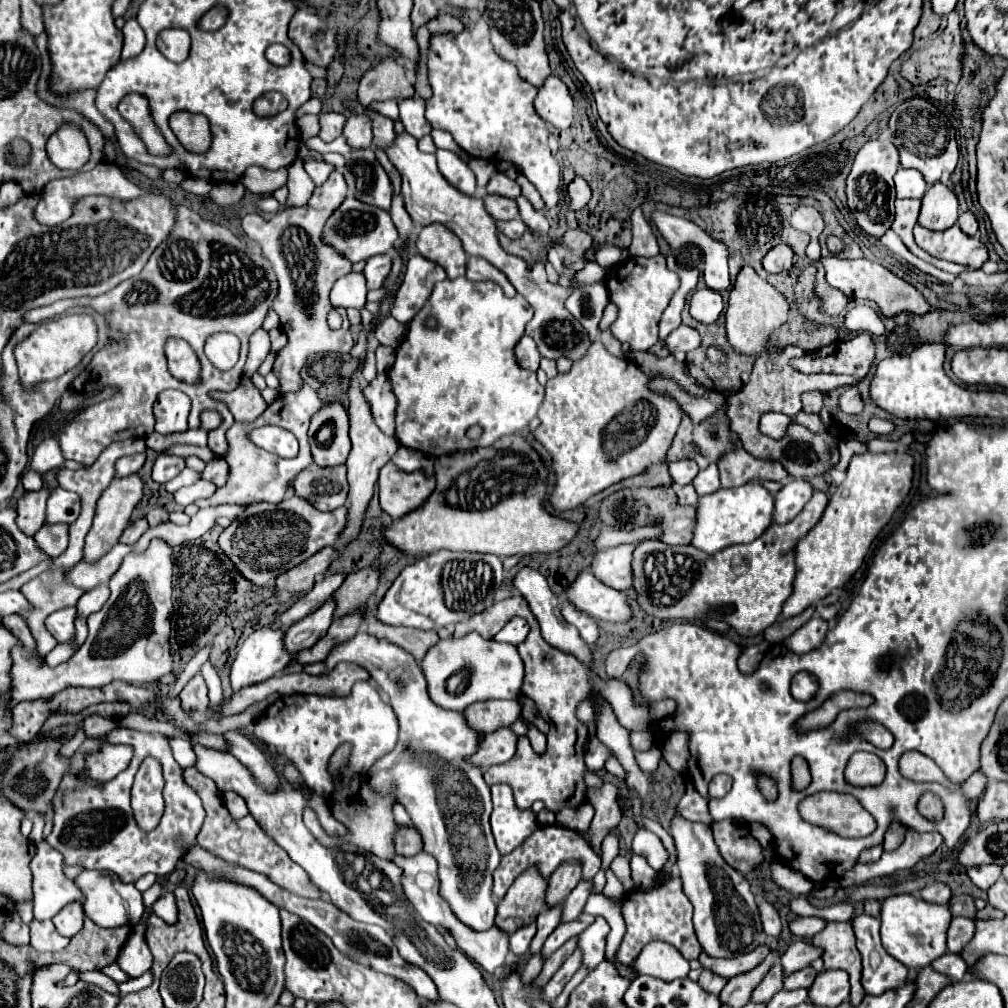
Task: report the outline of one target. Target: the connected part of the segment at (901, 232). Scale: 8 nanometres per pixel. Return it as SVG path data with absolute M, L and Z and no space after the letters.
M896 200L896 214L894 214L894 222L892 222L892 230L902 238L902 242L906 244L906 248L918 256L920 260L940 268L940 270L946 270L950 274L960 274L964 272L966 268L964 266L958 266L958 264L952 264L952 262L946 262L946 260L938 260L934 256L930 256L928 252L924 252L916 242L914 242L914 236L912 236L912 228L918 220L918 210L920 210L920 200Z

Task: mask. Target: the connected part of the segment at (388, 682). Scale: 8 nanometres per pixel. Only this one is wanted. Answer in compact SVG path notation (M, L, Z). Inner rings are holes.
M358 632L352 640L336 646L324 662L328 670L332 670L342 660L358 664L364 670L368 670L368 674L378 682L382 692L388 694L388 702L400 720L400 740L396 748L388 752L384 758L374 762L374 766L368 770L368 782L380 794L388 794L390 786L396 786L394 788L396 800L408 810L416 830L422 834L424 852L432 854L438 862L440 896L448 902L450 910L454 910L456 918L460 918L460 922L464 922L472 930L492 928L496 916L496 904L492 900L492 874L498 868L502 856L496 850L494 836L490 830L490 812L492 812L490 788L484 782L480 768L474 768L464 762L478 748L480 736L468 728L460 712L434 706L434 702L426 692L426 680L422 670L418 668L418 662L414 660L412 654L408 654L400 646L368 636L366 632Z

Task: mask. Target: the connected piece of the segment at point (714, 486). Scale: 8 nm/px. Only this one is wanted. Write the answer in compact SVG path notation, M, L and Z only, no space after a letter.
M712 464L712 466L704 468L704 470L700 470L692 484L694 484L698 496L716 492L716 490L720 488L720 480L718 480L718 468L716 468L716 464Z

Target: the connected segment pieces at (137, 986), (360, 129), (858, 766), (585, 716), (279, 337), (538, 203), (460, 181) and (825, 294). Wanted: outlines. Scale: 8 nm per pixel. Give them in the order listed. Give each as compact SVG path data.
M149 970L148 972L144 973L141 977L132 978L124 983L119 984L119 992L123 995L133 992L139 992L144 988L150 986L152 980L152 972L151 970Z
M350 116L344 126L344 138L350 150L370 148L372 142L372 124L370 120L360 120L358 116Z
M856 752L846 766L846 780L854 786L876 786L884 780L884 762L866 752Z
M580 702L576 715L581 722L584 722L588 726L589 735L596 734L596 716L594 716L594 710L592 710L592 704L590 702Z
M276 328L276 330L270 330L268 334L270 334L270 340L272 340L272 350L278 352L278 350L284 348L284 344L288 344L288 336L284 334L284 330Z
M518 174L518 178L516 178L516 182L522 186L522 194L532 202L532 206L536 208L536 210L544 210L544 202L542 202L542 196L540 196L540 192L524 178L524 174Z
M438 150L438 168L440 168L442 176L456 190L460 190L466 196L474 196L474 192L476 192L474 172L454 152L450 152L450 150Z
M818 264L816 270L818 270L818 272L816 272L816 284L818 284L818 286L814 288L814 292L816 292L816 296L820 298L824 312L830 314L830 316L836 316L838 312L842 312L842 310L846 308L848 298L846 298L842 292L832 290L832 288L826 284L824 274L820 274L820 264Z

